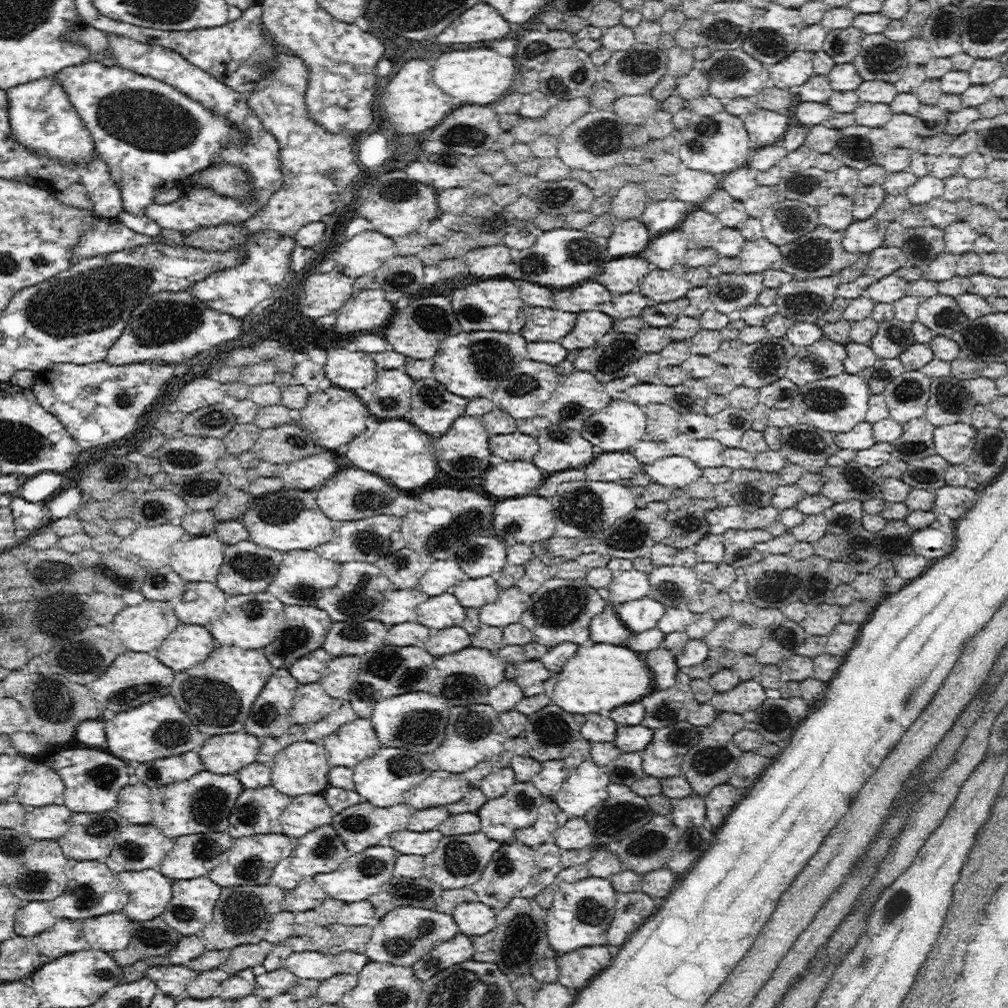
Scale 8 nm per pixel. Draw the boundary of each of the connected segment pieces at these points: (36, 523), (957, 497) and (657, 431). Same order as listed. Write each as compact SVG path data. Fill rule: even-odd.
M19 495L11 496L9 507L13 512L15 528L26 532L45 530L48 521L48 509L44 502L28 502Z
M947 484L935 492L933 508L938 514L945 514L955 521L964 516L974 506L976 500L978 500L978 490Z
M650 403L643 407L646 416L648 416L648 434L652 440L660 442L668 436L676 436L678 428L678 418L680 413L672 409L669 405Z

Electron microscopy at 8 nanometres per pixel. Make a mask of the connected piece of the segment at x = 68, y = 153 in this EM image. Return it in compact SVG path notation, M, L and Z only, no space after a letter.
M43 77L39 80L32 80L27 84L20 84L14 88L8 89L8 117L10 117L10 125L12 126L11 137L23 144L30 150L35 150L40 154L45 154L50 158L56 158L60 164L66 166L78 166L78 164L86 164L90 162L92 154L95 154L94 141L91 133L85 128L79 114L68 99L68 94L64 91L64 87L56 81L54 77Z

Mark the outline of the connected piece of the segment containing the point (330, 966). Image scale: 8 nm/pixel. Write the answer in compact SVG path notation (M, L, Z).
M317 951L293 952L285 966L298 979L316 979L320 982L337 973L334 957Z

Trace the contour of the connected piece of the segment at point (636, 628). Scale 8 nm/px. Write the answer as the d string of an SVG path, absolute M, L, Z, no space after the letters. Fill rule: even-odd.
M651 595L616 606L617 616L632 633L641 633L657 626L665 614L665 606Z

